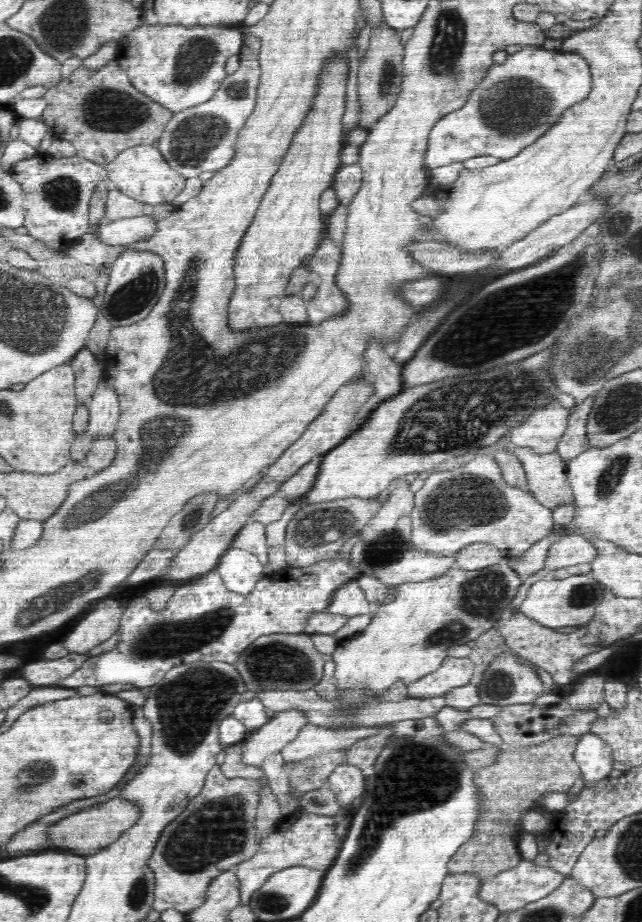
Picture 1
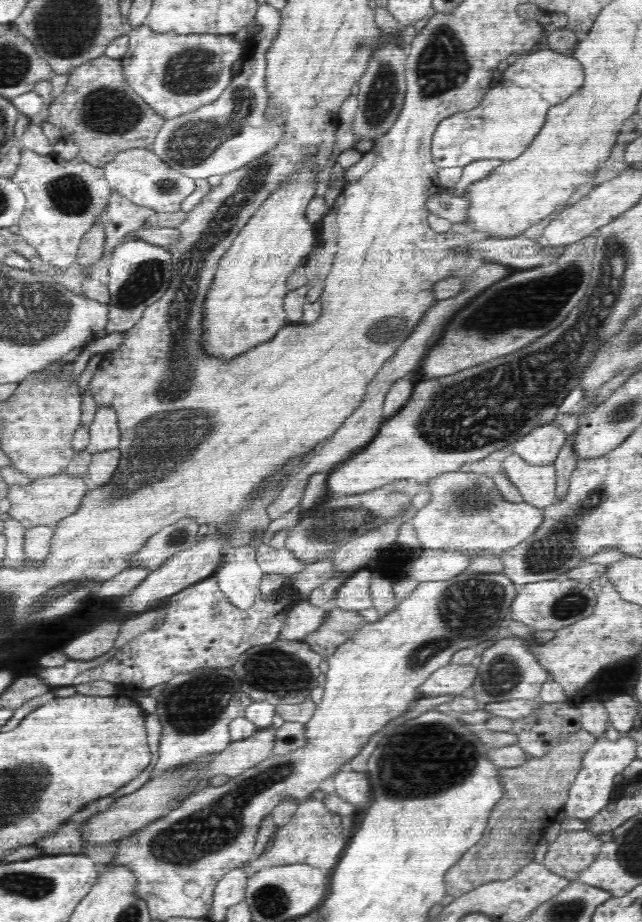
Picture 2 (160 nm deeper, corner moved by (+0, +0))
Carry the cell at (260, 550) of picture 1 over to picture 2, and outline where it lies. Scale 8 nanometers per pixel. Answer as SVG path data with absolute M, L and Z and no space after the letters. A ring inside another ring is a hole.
M258 532L248 546L256 548L257 563L264 574L280 574L292 578L294 574L308 568L308 563L300 562L290 550L274 550L268 544L263 544L263 534L264 532Z

